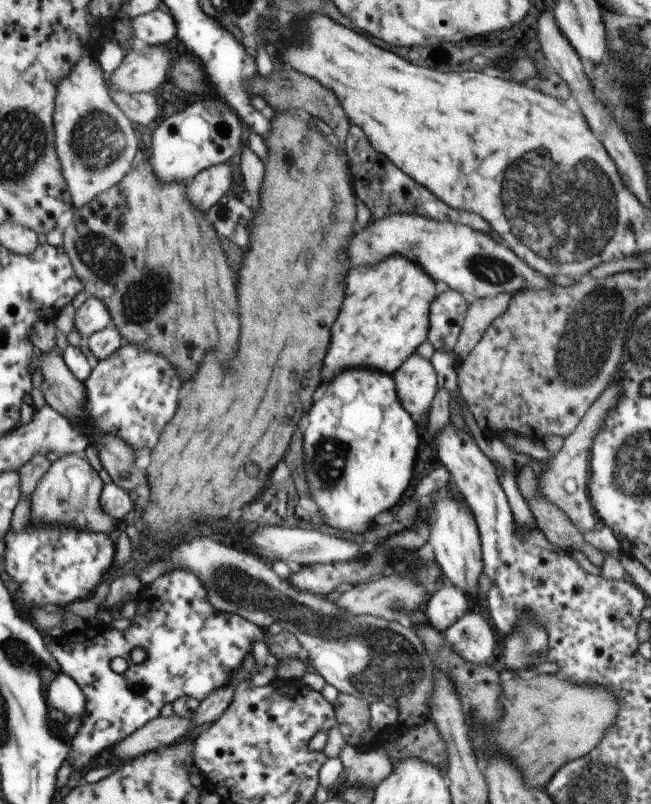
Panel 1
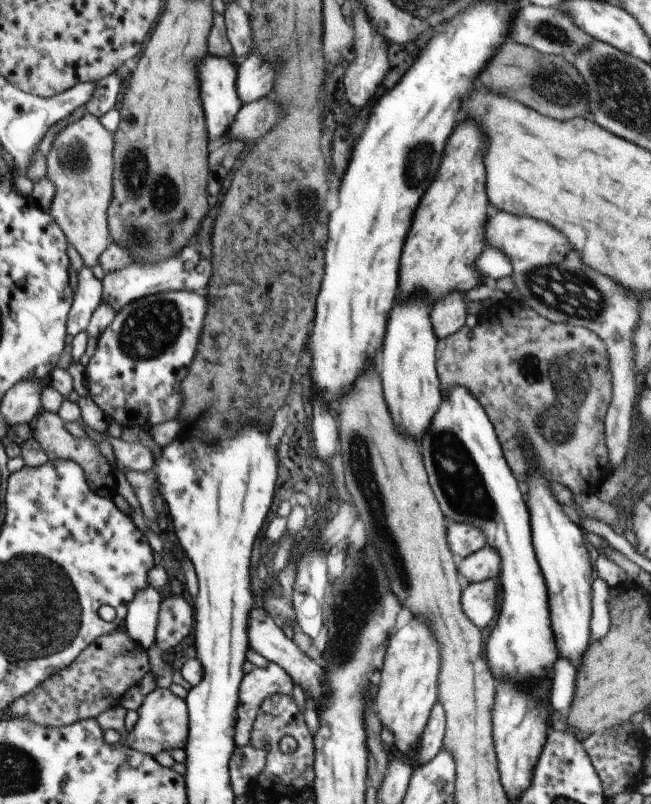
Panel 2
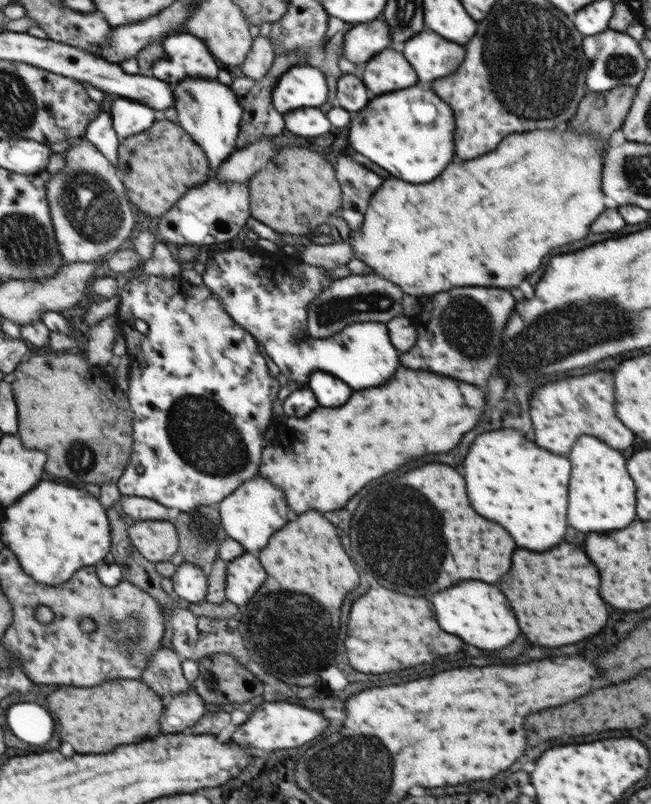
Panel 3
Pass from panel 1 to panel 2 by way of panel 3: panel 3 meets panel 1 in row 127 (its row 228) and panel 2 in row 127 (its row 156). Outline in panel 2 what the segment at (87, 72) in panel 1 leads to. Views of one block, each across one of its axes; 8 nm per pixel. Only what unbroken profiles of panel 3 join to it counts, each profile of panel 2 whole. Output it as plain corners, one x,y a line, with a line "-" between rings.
92,114
68,124
54,140
47,160
47,176
56,186
50,214
67,234
68,241
78,251
84,266
92,269
108,247
106,212
112,197
112,134

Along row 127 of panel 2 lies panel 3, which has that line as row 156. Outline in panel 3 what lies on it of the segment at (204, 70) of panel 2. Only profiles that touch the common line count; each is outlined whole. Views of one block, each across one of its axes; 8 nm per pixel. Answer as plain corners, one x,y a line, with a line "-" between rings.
190,78
173,85
176,102
174,107
178,114
178,124
191,133
208,156
212,170
218,170
238,150
239,128
242,126
243,106
232,88
214,80

